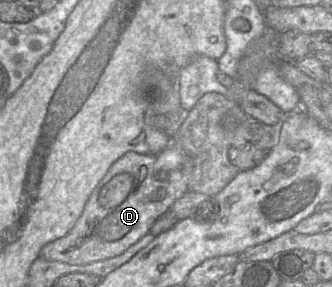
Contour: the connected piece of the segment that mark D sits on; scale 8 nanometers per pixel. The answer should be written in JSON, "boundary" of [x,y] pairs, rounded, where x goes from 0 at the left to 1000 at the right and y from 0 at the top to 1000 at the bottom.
{"boundary":[[[521,495],[467,540],[383,530],[337,571],[277,666],[223,791],[196,822],[139,850],[117,895],[214,923],[256,923],[373,882],[389,861],[452,812],[464,774],[506,735],[530,697],[569,666],[566,645],[578,599],[581,571],[572,547]]]}

